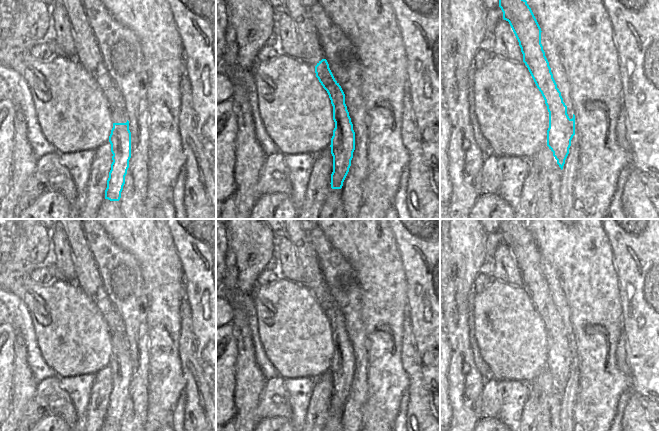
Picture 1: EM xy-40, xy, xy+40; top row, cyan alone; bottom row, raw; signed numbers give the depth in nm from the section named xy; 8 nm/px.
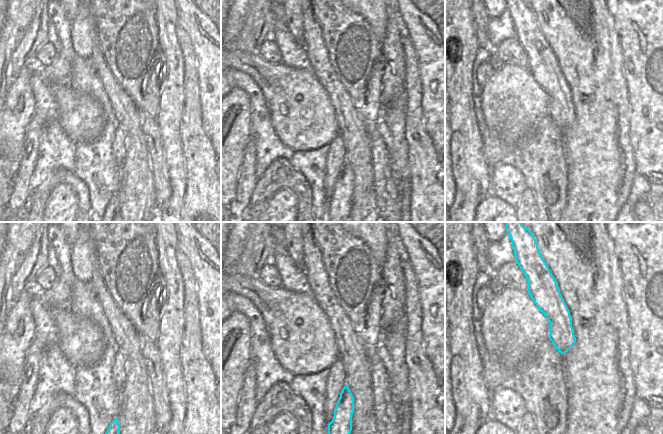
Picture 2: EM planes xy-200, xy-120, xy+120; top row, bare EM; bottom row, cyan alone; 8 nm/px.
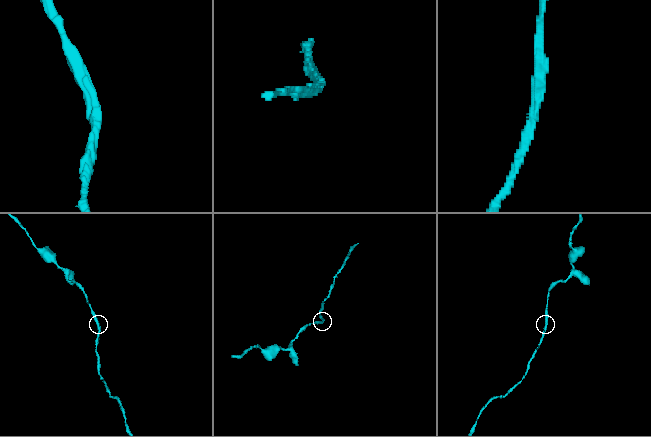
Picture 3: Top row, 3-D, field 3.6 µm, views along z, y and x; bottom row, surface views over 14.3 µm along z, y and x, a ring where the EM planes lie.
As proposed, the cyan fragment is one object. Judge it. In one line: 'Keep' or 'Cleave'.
Keep.

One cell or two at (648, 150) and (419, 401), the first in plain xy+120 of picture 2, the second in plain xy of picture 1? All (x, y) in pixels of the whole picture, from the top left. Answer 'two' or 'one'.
two

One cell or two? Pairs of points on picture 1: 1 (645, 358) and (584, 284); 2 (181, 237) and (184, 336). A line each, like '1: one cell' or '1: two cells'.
1: two cells
2: two cells

